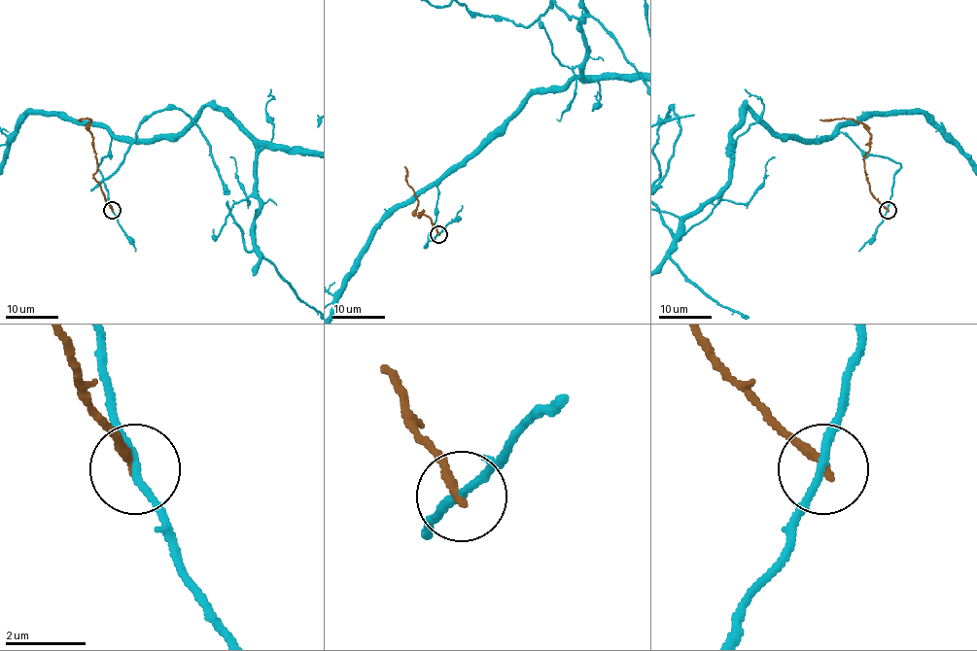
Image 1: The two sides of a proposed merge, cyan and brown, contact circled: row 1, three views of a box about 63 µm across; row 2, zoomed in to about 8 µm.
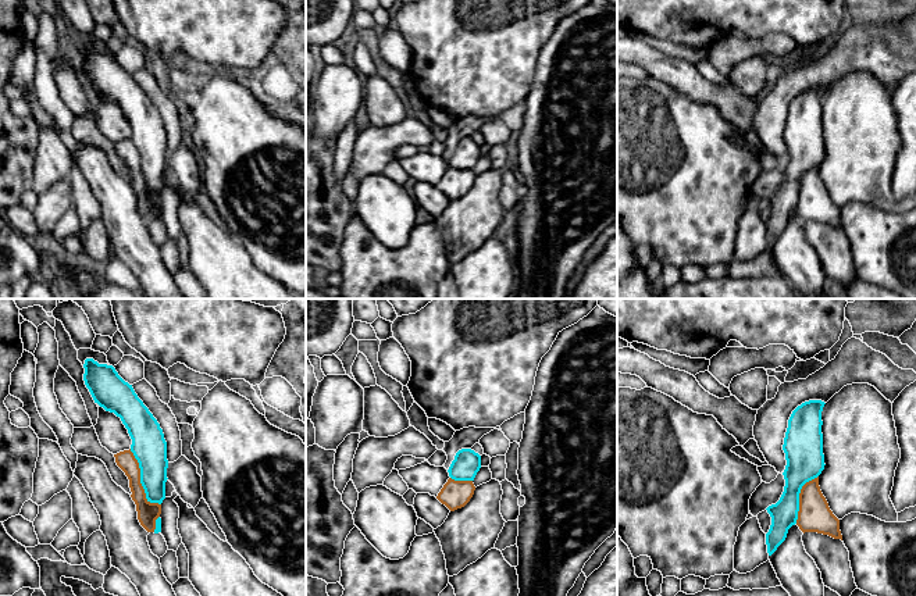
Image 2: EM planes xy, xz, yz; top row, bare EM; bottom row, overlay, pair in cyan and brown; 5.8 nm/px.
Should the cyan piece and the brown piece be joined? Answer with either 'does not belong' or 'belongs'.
does not belong

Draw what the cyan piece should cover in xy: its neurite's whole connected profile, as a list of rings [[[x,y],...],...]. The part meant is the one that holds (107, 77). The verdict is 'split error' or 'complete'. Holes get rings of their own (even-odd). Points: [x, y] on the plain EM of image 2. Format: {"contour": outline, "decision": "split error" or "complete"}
{"contour": [[[86,47],[83,57],[83,69],[95,92],[120,106],[128,118],[147,190],[161,193],[165,188],[168,149],[160,113],[113,54]]], "decision": "complete"}

